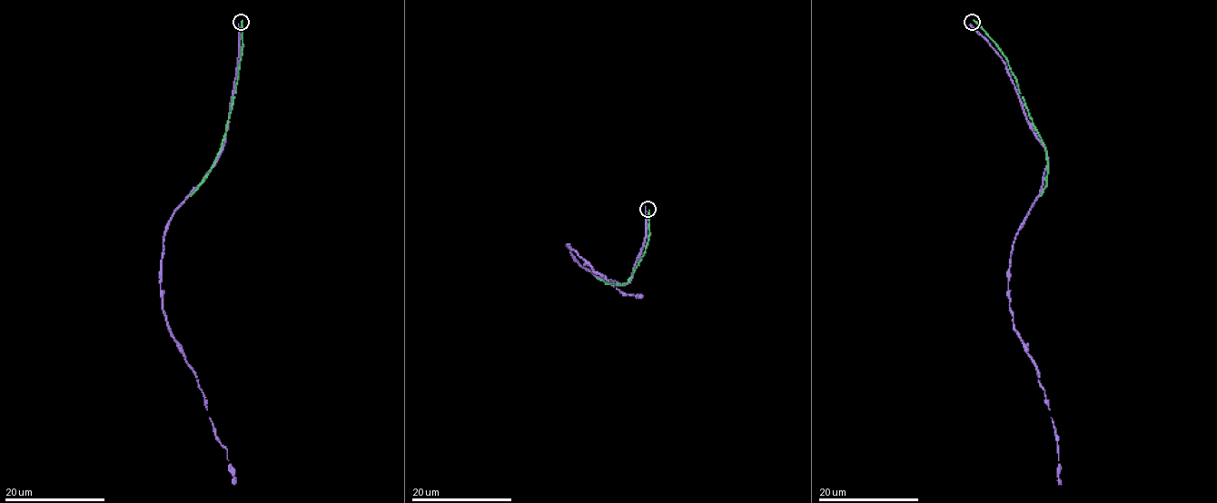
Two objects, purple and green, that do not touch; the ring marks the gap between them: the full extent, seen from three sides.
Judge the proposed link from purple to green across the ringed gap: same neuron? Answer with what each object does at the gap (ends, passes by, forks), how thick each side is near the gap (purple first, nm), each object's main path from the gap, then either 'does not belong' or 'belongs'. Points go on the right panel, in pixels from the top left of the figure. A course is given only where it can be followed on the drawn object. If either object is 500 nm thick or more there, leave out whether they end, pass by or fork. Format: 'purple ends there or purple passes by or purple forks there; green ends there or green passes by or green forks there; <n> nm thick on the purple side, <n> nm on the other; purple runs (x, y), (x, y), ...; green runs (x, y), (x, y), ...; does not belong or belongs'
purple ends there; green ends there; 240 nm thick on the purple side, 170 nm on the other; purple runs (970, 24), (1005, 65), (1047, 154), (1042, 191), (1011, 255), (1008, 297), (1014, 330), (1054, 426), (1061, 484); green runs (973, 20), (1005, 57), (1033, 127), (1044, 145), (1047, 186), (1041, 196); does not belong

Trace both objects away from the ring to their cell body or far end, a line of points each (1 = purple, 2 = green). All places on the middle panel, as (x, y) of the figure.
1: (645, 207), (644, 242), (633, 275), (627, 284), (599, 279), (581, 265), (567, 245), (620, 291), (641, 298)
2: (649, 210), (648, 242), (628, 281), (606, 284), (596, 278)

